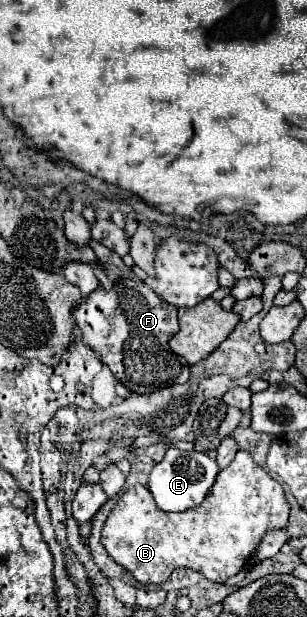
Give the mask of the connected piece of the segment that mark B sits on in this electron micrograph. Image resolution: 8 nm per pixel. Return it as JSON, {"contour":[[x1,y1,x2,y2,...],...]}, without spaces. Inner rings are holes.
{"contour":[[238,451,234,461,218,473,208,497,196,509,186,509,184,513,164,513,156,507,152,493,144,485,134,485,124,491,104,523,102,545,106,553,142,585,160,585,178,567,200,571,206,579,224,583,242,571,268,531,284,529,288,525,288,513,290,505,284,497,282,485,276,483,260,465,256,465,248,451]]}

